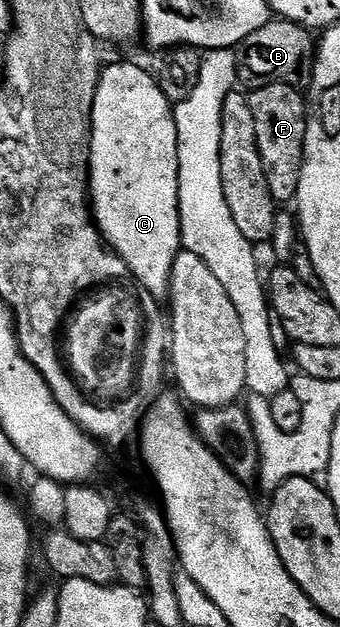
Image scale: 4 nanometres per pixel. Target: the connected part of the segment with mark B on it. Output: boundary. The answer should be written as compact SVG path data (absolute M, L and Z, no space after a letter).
M277 18L267 23L258 33L250 33L235 48L236 78L245 88L255 89L285 83L297 89L307 89L312 86L312 71L316 67L317 40L312 40L313 32L287 19Z

